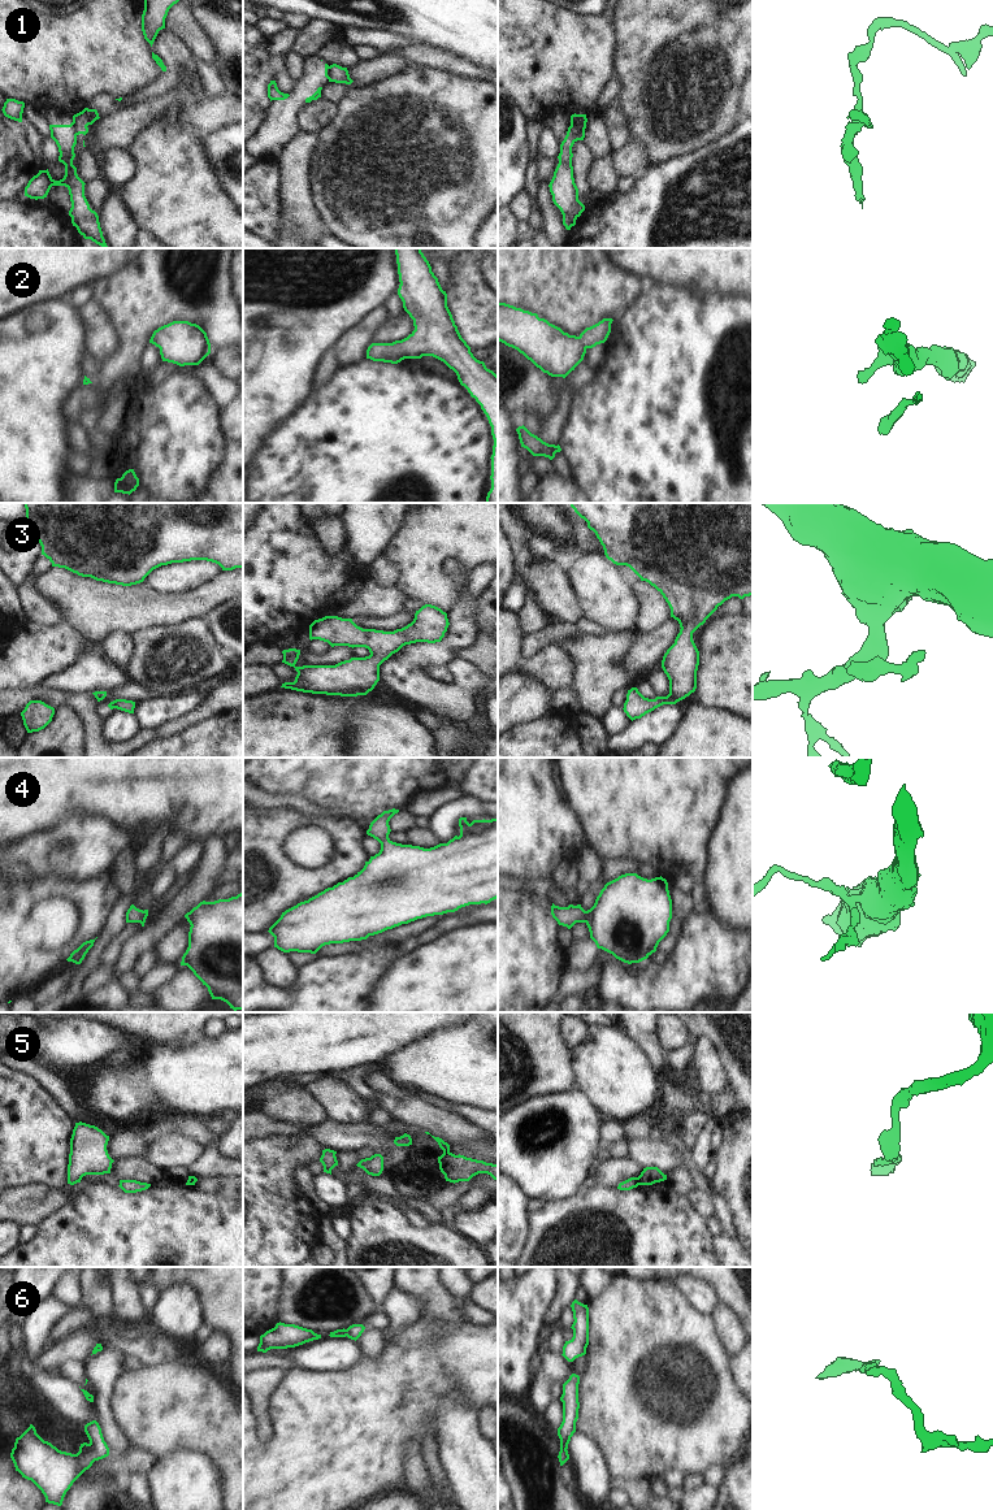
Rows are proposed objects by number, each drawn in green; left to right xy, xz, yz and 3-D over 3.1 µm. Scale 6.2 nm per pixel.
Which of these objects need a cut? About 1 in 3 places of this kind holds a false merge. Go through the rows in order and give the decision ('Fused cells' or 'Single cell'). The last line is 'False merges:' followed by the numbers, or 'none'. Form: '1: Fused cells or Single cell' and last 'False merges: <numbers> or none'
1: Fused cells
2: Single cell
3: Single cell
4: Single cell
5: Fused cells
6: Single cell
False merges: 1, 5.

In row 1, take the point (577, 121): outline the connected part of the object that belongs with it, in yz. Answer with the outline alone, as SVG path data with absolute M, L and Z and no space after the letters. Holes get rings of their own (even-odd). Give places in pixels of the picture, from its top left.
M572 114L571 116L571 127L574 134L580 134L580 131L586 126L587 118L586 114Z

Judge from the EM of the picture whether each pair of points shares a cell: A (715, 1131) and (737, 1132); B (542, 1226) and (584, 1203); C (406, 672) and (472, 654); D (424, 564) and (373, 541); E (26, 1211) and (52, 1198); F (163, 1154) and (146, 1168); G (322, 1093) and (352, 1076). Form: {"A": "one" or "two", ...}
{"A": "two", "B": "one", "C": "two", "D": "two", "E": "one", "F": "two", "G": "two"}

